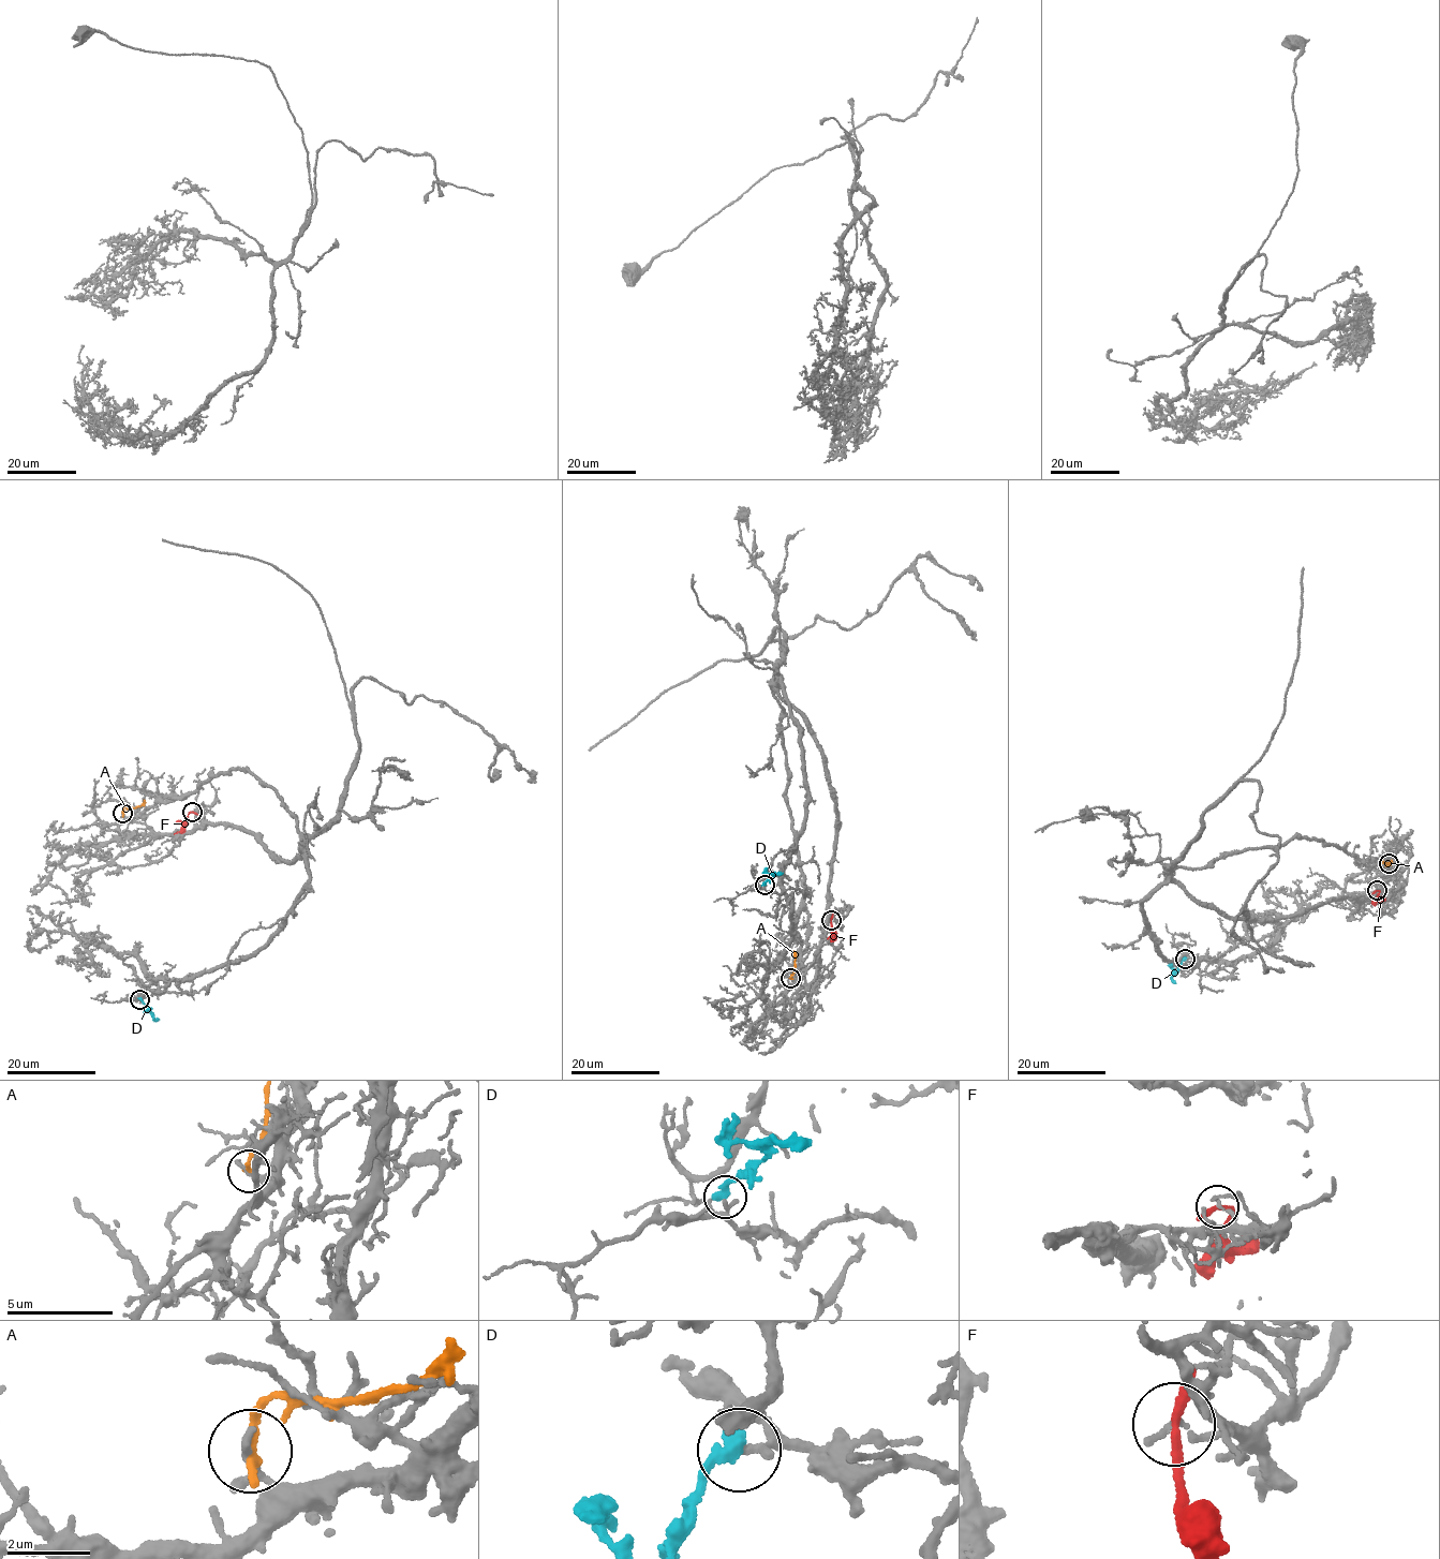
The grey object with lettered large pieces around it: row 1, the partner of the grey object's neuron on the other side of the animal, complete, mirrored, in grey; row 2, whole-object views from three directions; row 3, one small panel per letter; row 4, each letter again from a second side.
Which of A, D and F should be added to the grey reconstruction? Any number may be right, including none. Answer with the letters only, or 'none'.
none

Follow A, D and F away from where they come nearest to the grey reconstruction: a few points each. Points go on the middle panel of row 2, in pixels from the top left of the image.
A: (791, 978), (792, 950)
D: (763, 885), (774, 873), (783, 873)
F: (830, 920), (834, 931), (828, 939)

